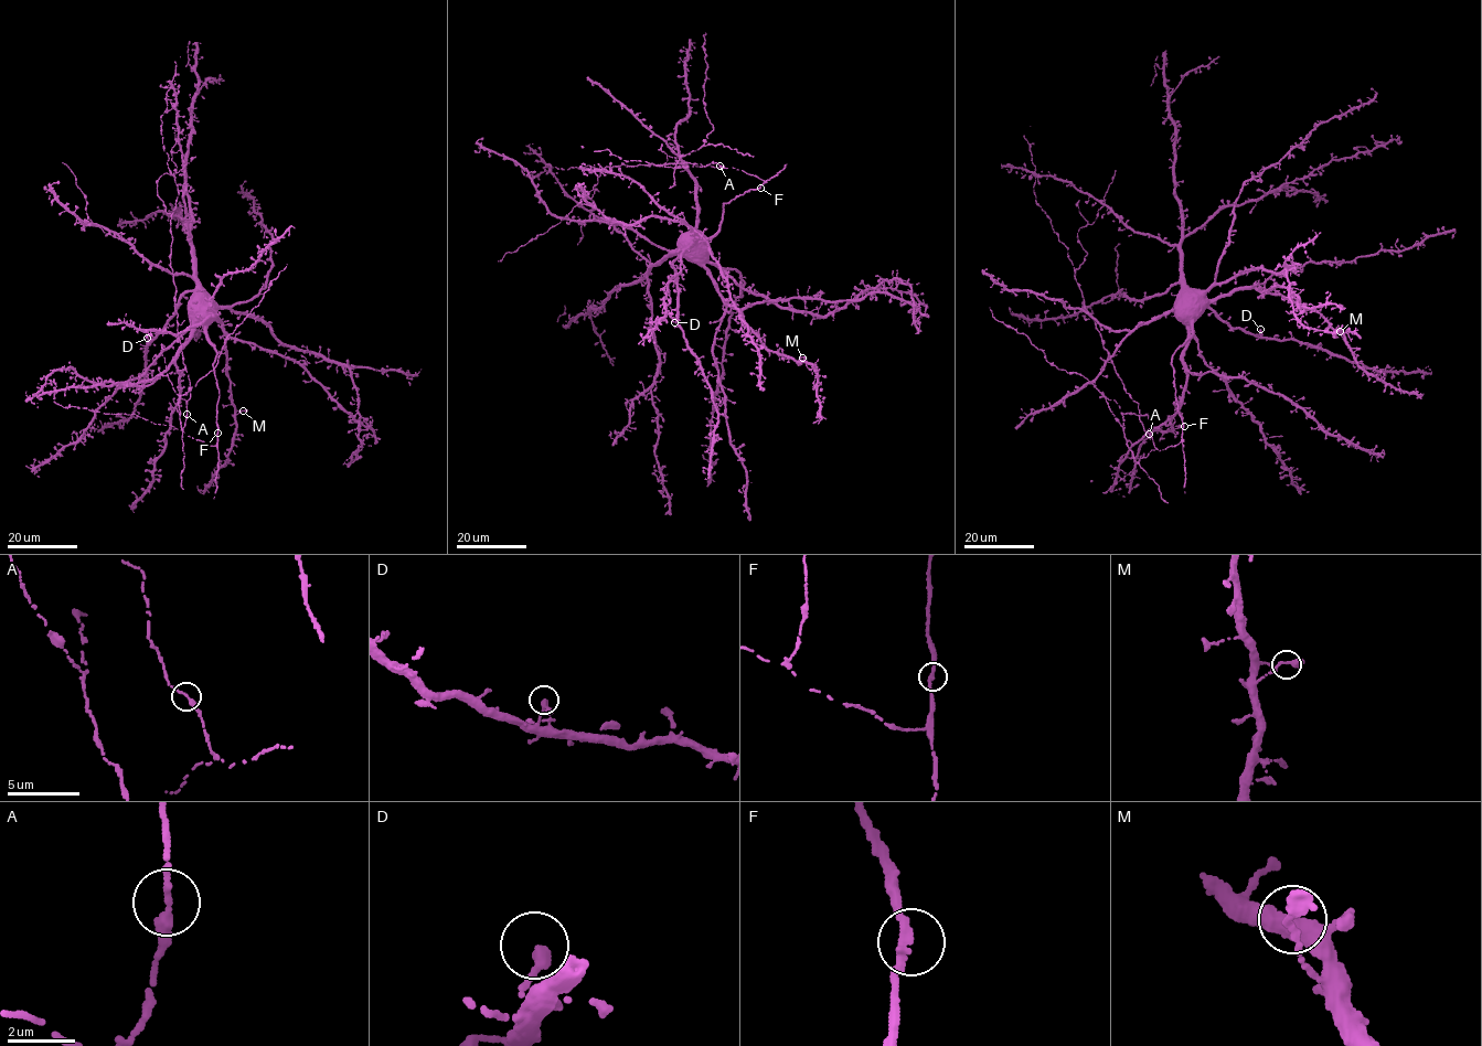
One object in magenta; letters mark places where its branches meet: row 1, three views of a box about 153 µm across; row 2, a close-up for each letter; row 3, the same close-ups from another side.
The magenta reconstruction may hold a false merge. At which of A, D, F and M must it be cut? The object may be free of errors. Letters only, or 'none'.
none

